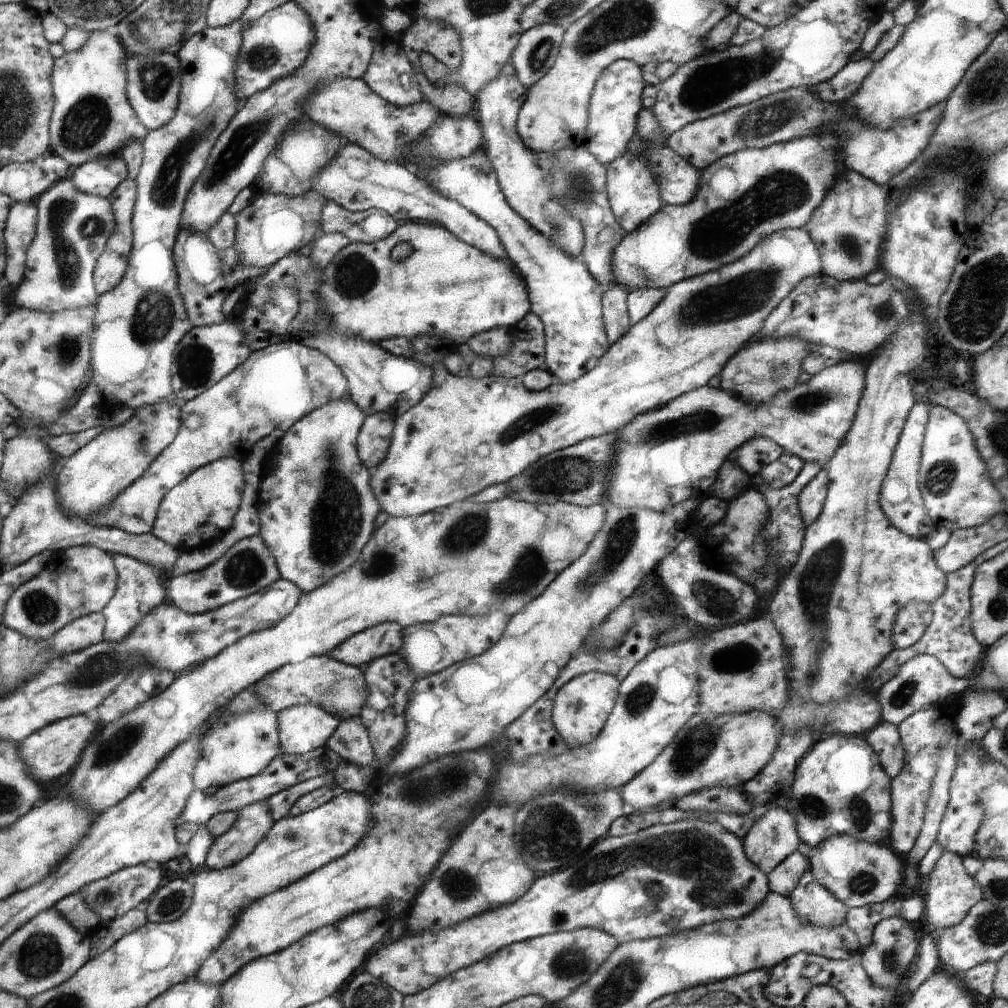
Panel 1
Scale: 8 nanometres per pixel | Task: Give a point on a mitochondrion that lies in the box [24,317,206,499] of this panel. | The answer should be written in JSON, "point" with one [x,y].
{"point":[68,348]}

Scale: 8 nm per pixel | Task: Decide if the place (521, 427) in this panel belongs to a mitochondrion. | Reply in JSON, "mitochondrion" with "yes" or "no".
{"mitochondrion":"yes"}

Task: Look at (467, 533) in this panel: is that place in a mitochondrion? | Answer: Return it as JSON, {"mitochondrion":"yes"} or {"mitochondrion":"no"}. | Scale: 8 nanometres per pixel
{"mitochondrion":"yes"}

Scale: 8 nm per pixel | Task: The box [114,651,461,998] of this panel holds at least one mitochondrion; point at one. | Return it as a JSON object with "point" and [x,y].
{"point":[170,906]}

